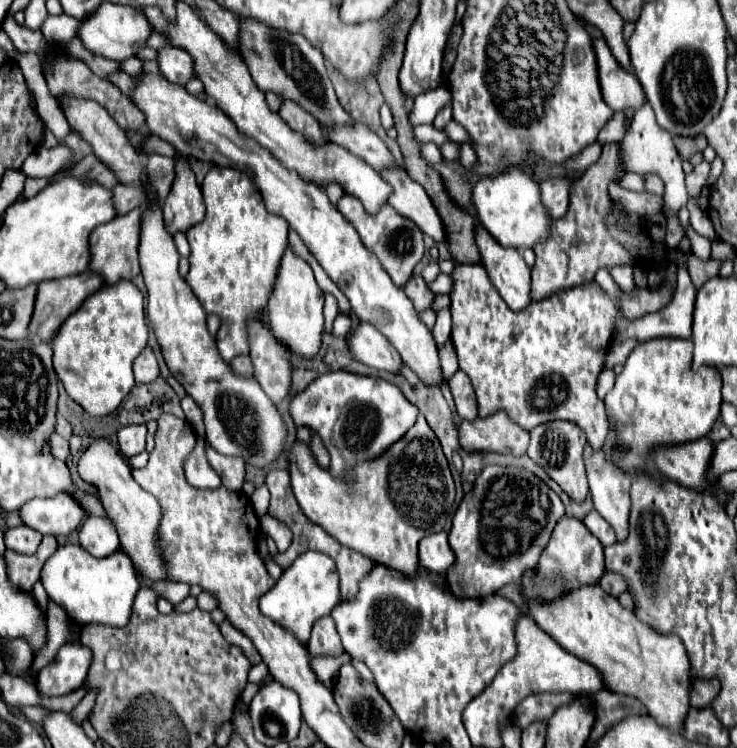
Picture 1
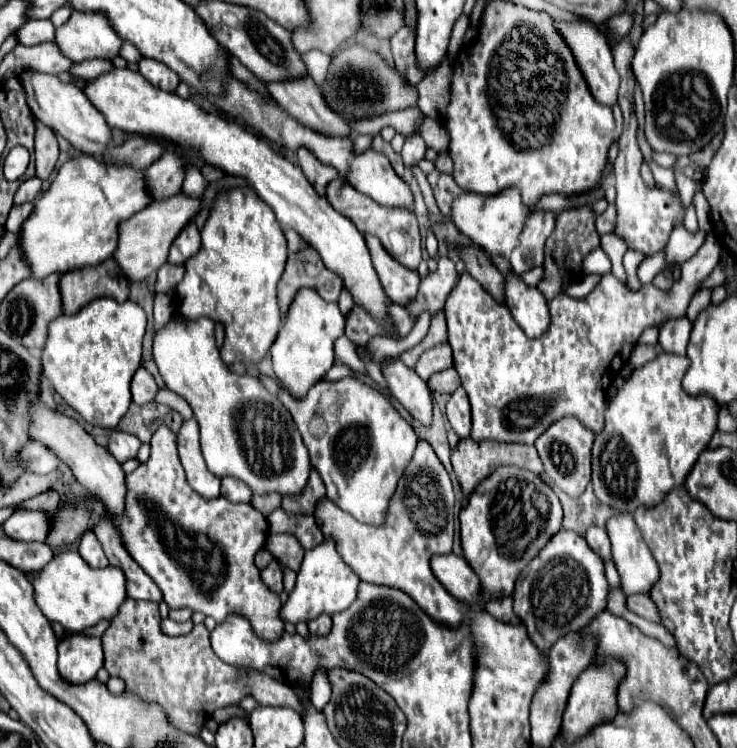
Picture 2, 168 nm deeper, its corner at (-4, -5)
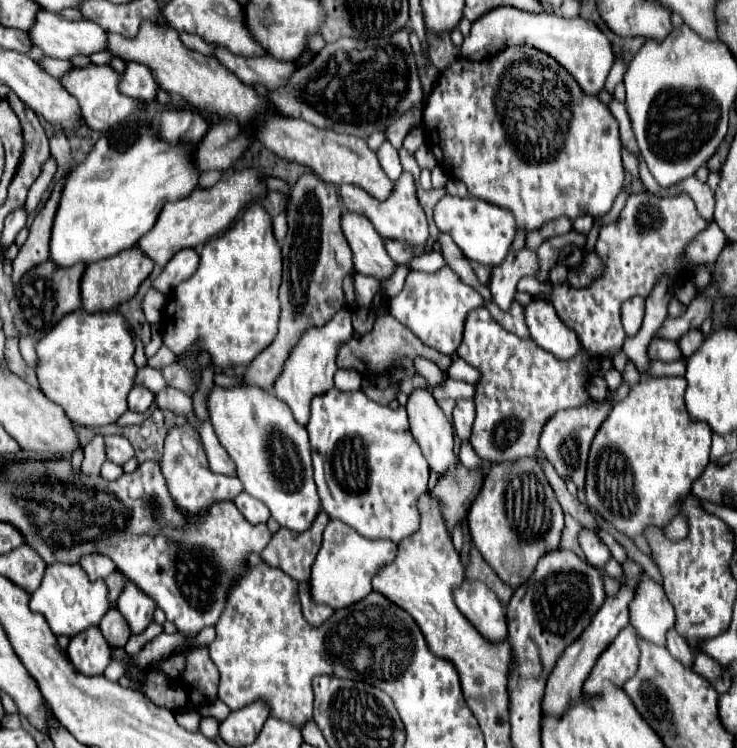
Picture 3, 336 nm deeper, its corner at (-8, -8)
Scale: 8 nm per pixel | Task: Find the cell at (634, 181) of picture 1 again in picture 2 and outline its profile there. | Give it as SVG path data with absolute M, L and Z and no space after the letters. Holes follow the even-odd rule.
M609 204L607 209L595 221L595 226L599 235L611 233L615 227L617 212L615 204Z

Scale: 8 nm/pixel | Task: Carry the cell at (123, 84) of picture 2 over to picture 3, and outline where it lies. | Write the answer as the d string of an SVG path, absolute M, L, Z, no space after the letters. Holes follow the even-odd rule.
M107 64L103 66L83 66L83 68L73 68L69 70L65 76L61 76L61 86L73 96L77 98L79 102L79 116L81 116L81 122L85 126L89 126L91 130L109 130L113 128L115 124L121 124L125 122L129 116L137 114L143 110L143 104L135 98L129 98L125 94L121 94L117 90L117 84L119 84L119 74L115 70L111 70Z

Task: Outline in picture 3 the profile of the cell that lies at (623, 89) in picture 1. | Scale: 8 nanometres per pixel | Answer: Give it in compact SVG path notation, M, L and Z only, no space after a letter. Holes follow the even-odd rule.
M511 6L495 8L493 12L487 12L485 16L477 18L471 24L471 34L461 46L461 54L469 60L487 60L489 56L497 56L499 50L505 50L505 46L521 44L529 44L553 56L577 80L577 84L581 84L581 90L591 96L597 96L599 90L603 90L607 74L615 62L611 42L593 22L583 20L581 16L563 18L561 14L549 12L531 14Z

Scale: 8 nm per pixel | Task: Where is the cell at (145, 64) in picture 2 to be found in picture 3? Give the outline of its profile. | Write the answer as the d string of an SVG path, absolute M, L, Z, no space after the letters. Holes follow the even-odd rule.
M137 62L125 64L125 70L119 80L119 88L125 96L135 96L141 102L155 100L155 94L159 90L149 68L145 68L143 64L137 64Z

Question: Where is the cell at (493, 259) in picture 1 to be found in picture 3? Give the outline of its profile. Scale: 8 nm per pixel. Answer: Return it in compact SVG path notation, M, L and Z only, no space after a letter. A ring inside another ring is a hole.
M531 300L525 308L525 320L531 338L547 352L557 356L557 360L571 360L579 352L577 334L561 324L555 308L545 300Z

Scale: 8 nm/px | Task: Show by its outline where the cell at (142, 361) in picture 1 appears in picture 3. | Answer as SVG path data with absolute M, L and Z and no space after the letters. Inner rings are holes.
M135 386L129 392L127 402L129 402L129 410L133 410L133 412L147 412L149 406L153 404L153 394L147 388L143 388L143 386Z

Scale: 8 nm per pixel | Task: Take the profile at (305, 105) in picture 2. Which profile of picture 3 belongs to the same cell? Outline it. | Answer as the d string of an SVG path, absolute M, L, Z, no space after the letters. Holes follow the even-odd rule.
M215 46L213 50L213 58L217 58L243 84L263 84L269 88L269 92L285 84L285 80L289 80L295 70L293 62L281 62L271 56L241 56L243 62L237 62L231 54L233 52L229 52L225 46Z

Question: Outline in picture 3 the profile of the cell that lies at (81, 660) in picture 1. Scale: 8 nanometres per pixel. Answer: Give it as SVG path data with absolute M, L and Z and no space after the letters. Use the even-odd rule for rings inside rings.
M93 626L71 638L67 656L77 672L85 676L97 676L103 674L103 670L111 662L111 646L103 638L101 630Z

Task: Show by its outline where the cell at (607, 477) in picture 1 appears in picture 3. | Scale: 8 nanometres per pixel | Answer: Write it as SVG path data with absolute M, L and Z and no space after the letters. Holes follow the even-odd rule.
M631 558L623 564L625 576L637 576L637 598L631 604L631 624L637 628L639 636L657 646L665 646L667 632L675 626L675 610L667 600L663 588L655 584L643 568Z

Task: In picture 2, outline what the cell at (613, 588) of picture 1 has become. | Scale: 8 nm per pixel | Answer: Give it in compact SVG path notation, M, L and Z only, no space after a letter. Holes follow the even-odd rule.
M635 593L633 597L627 597L627 599L625 599L625 605L627 605L633 613L637 613L637 615L649 619L649 621L655 621L655 623L659 621L657 607L655 607L655 603L649 599L649 595Z

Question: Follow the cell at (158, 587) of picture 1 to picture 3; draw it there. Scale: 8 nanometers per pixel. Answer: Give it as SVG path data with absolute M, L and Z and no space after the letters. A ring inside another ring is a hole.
M129 580L125 582L125 590L121 592L119 602L117 602L117 610L127 620L131 634L141 634L151 624L155 608L157 606L155 606L155 602L149 596L145 596Z

